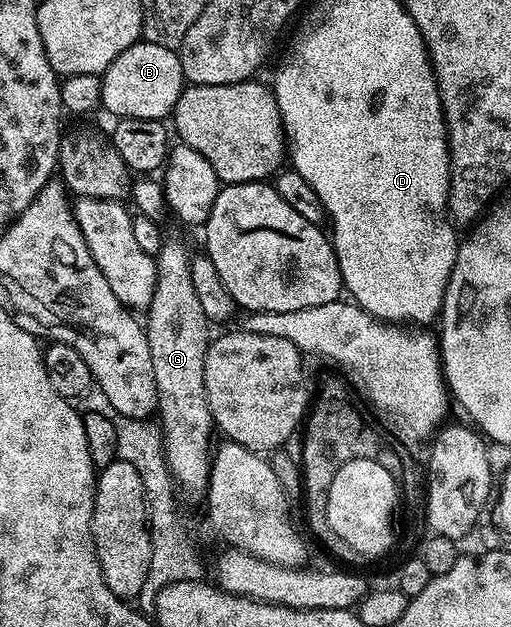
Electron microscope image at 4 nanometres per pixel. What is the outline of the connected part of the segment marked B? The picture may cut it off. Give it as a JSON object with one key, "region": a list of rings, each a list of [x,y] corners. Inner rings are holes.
{"region":[[[142,40],[133,43],[129,48],[125,48],[125,52],[121,52],[121,56],[117,56],[117,60],[113,60],[113,64],[109,64],[109,68],[103,71],[101,77],[103,79],[101,84],[102,109],[104,111],[107,109],[109,113],[115,114],[116,119],[166,119],[166,114],[168,117],[174,111],[177,100],[182,96],[185,89],[185,79],[178,53],[169,48],[161,48],[161,44]]]}

